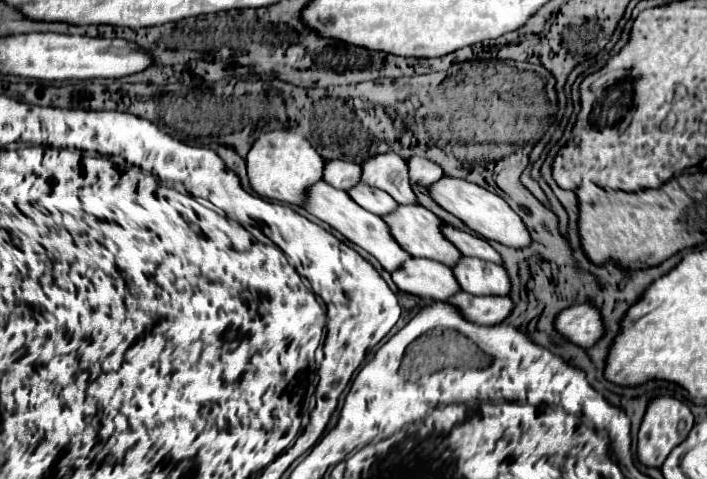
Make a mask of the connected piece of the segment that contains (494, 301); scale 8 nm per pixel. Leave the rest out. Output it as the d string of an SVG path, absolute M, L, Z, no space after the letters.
M458 291L446 303L452 303L460 313L478 325L498 325L512 313L510 297L474 297L466 291Z

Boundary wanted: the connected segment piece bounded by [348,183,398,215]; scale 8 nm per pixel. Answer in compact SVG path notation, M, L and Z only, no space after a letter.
M364 183L354 185L354 189L348 189L348 193L350 199L354 199L358 205L362 205L362 209L368 209L374 215L388 215L398 207L398 203L388 193L382 193Z

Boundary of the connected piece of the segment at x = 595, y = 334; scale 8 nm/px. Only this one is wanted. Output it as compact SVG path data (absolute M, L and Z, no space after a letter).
M580 303L562 309L554 317L554 329L558 329L564 339L574 341L574 345L578 343L584 349L592 347L604 333L598 309Z

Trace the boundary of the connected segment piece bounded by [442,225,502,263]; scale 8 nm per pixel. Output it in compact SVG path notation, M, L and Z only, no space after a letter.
M444 225L442 227L442 235L446 239L450 239L450 243L462 253L462 255L470 255L470 257L478 257L478 259L484 259L484 261L492 261L492 263L502 263L500 255L490 247L488 241L476 237L476 235L470 235L466 231L460 231L460 229L454 229L450 225Z

